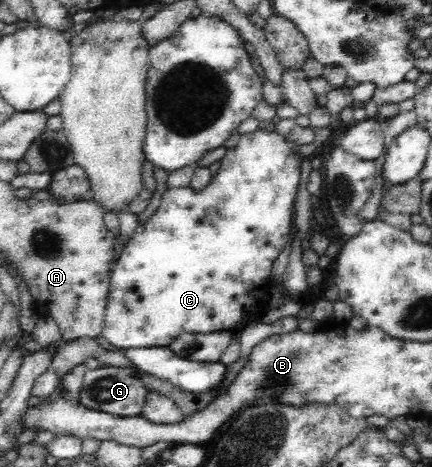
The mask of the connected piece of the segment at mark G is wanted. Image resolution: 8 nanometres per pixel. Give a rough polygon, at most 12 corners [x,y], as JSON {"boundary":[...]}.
{"boundary":[[140,370],[86,371],[78,401],[120,417],[141,416]]}

